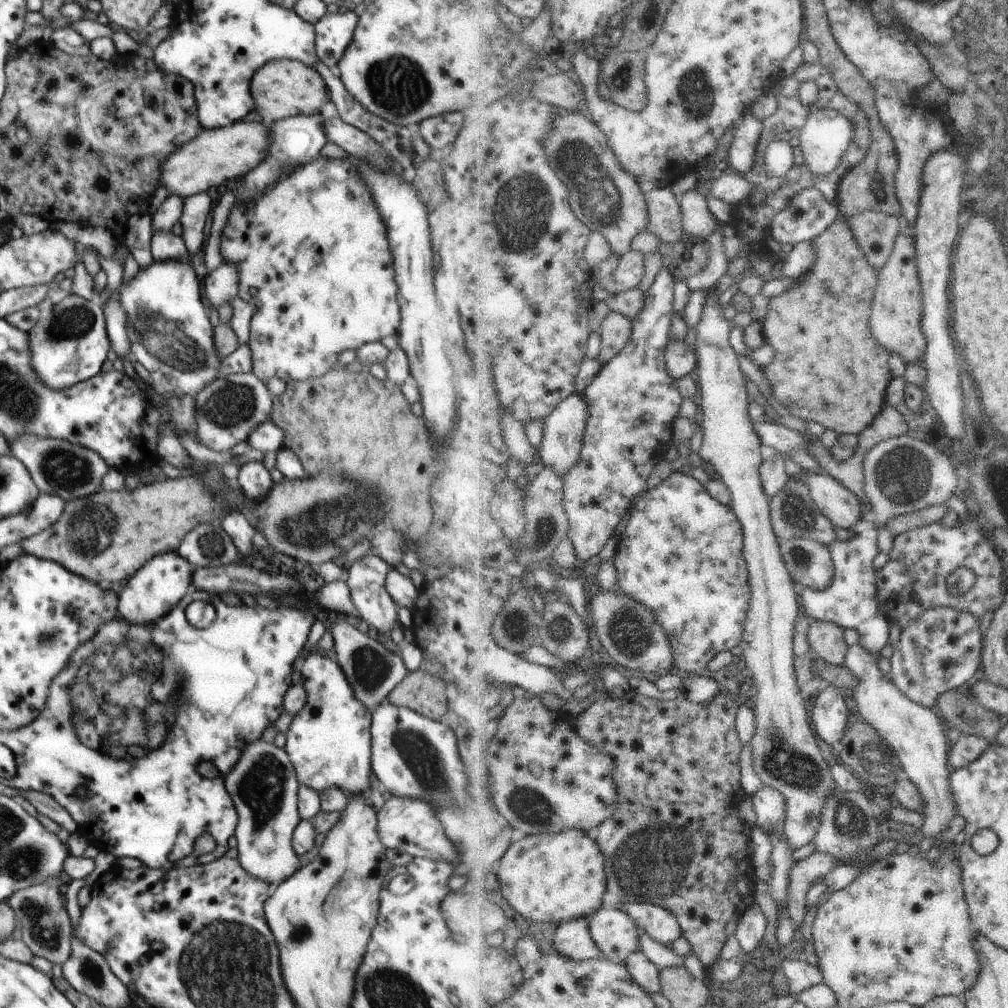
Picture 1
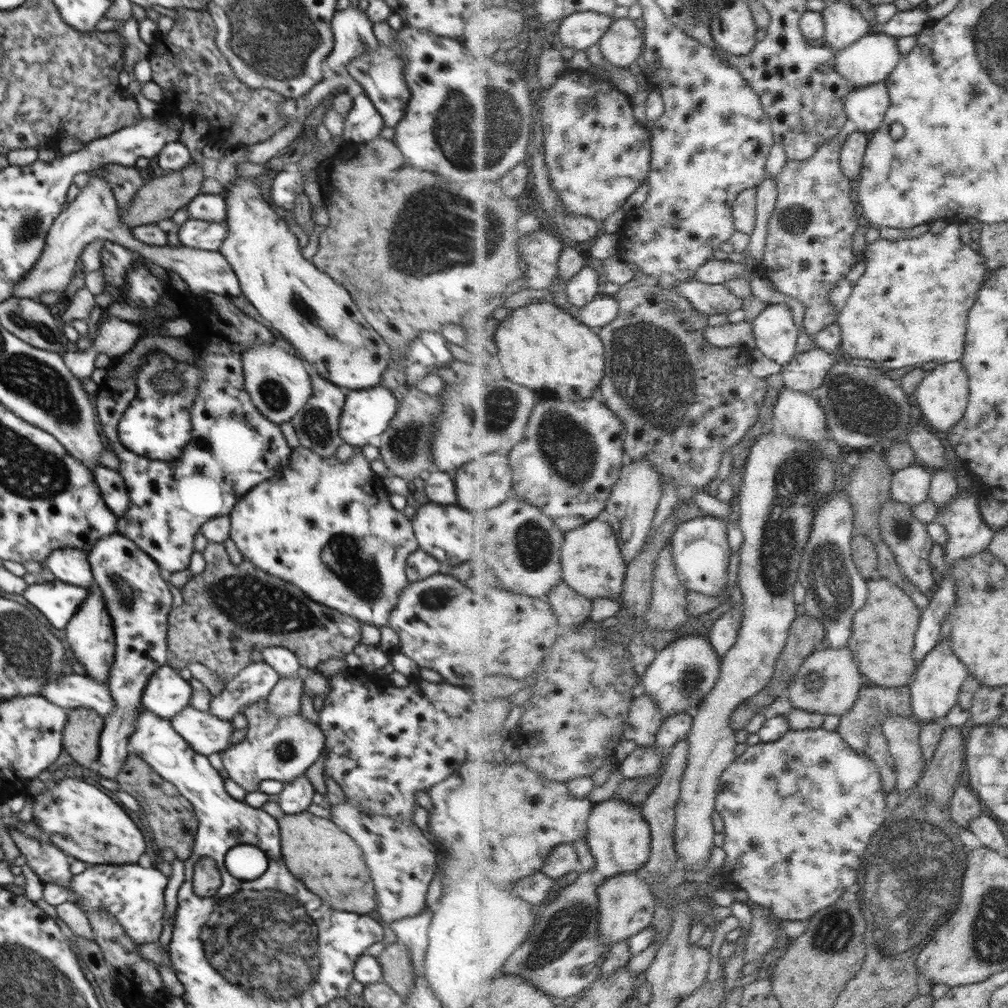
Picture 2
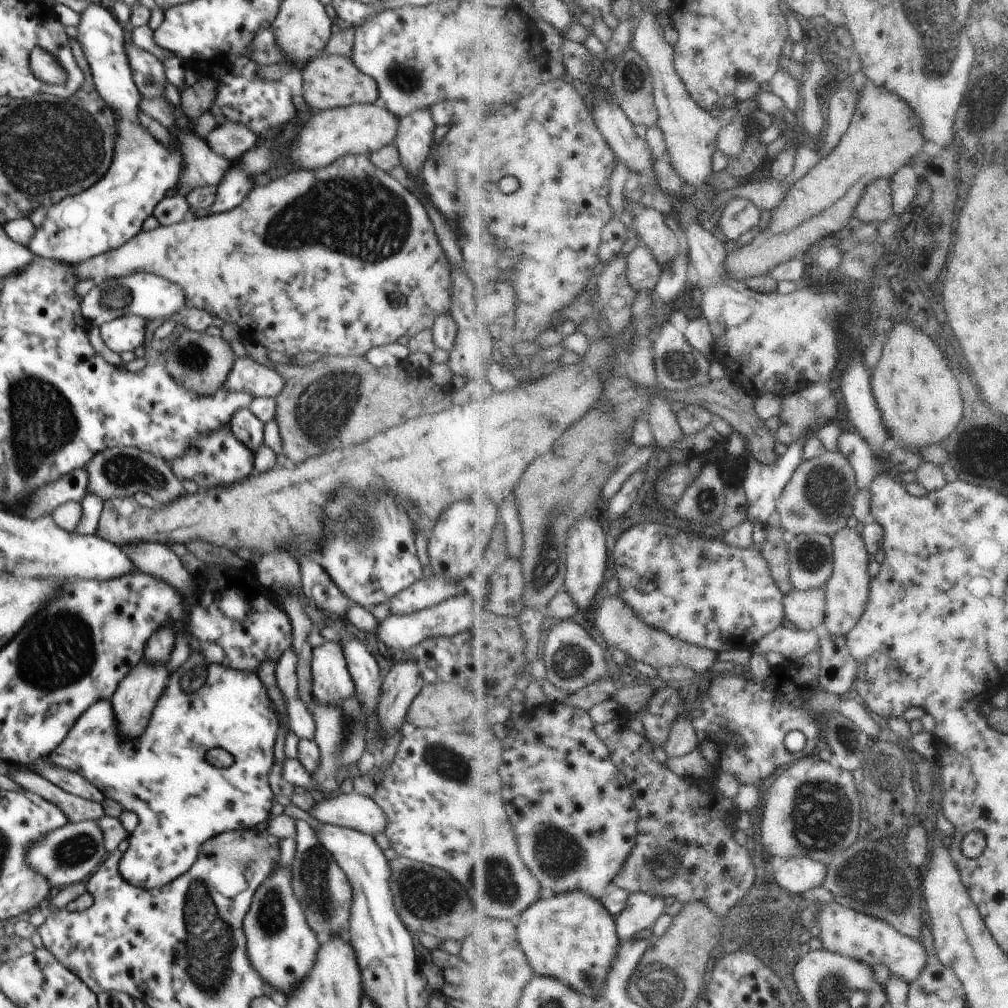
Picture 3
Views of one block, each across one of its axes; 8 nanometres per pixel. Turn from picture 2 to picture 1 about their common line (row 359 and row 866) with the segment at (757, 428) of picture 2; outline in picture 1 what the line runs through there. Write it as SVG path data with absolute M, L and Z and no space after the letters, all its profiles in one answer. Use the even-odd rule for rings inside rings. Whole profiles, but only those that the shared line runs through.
M725 691L712 700L703 703L692 702L686 693L669 701L632 693L623 701L612 696L599 699L574 720L582 738L607 753L611 753L617 760L616 779L620 788L620 810L606 824L601 824L594 833L596 842L600 844L600 848L606 856L609 891L615 892L623 903L652 903L670 910L674 916L679 918L684 929L684 936L693 944L694 952L705 960L708 969L722 959L722 950L725 949L726 942L728 942L728 934L726 934L728 922L738 919L746 907L754 905L756 902L752 884L757 883L758 876L748 854L752 835L747 823L742 820L738 809L748 795L747 790L742 786L742 766L740 766L740 756L744 750L744 744L742 744L740 732L738 732L738 710L742 708L742 704L742 698Z

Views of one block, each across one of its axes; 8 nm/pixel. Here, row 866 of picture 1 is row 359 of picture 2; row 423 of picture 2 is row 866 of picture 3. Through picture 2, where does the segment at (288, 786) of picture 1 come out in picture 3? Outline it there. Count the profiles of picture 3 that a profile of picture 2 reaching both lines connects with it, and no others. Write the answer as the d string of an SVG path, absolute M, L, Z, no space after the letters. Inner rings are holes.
M280 863L274 866L272 874L254 893L249 913L244 917L242 926L250 964L262 976L262 980L274 988L277 994L275 997L285 999L288 990L292 990L298 982L302 982L304 976L310 974L321 945L321 940L310 930L304 908L292 890L292 871L288 872Z

